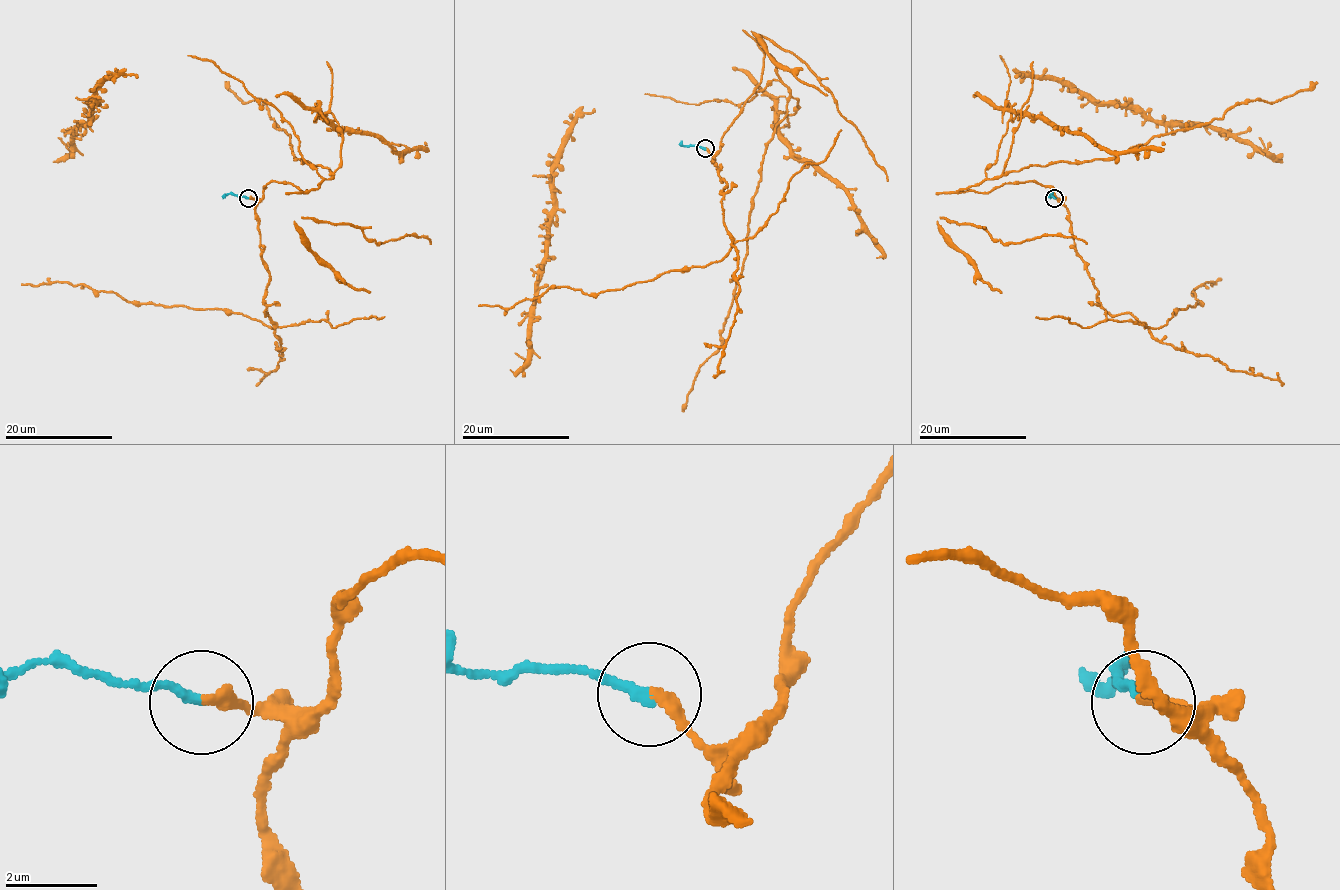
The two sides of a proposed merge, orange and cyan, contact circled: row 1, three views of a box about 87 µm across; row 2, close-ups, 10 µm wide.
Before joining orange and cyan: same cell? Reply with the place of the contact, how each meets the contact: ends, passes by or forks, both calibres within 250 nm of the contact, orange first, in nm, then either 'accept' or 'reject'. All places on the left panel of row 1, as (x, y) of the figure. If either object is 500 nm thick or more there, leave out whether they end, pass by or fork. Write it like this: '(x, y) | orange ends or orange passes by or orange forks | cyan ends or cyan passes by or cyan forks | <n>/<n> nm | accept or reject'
(248, 198) | orange ends | cyan ends | 280/220 nm | accept

